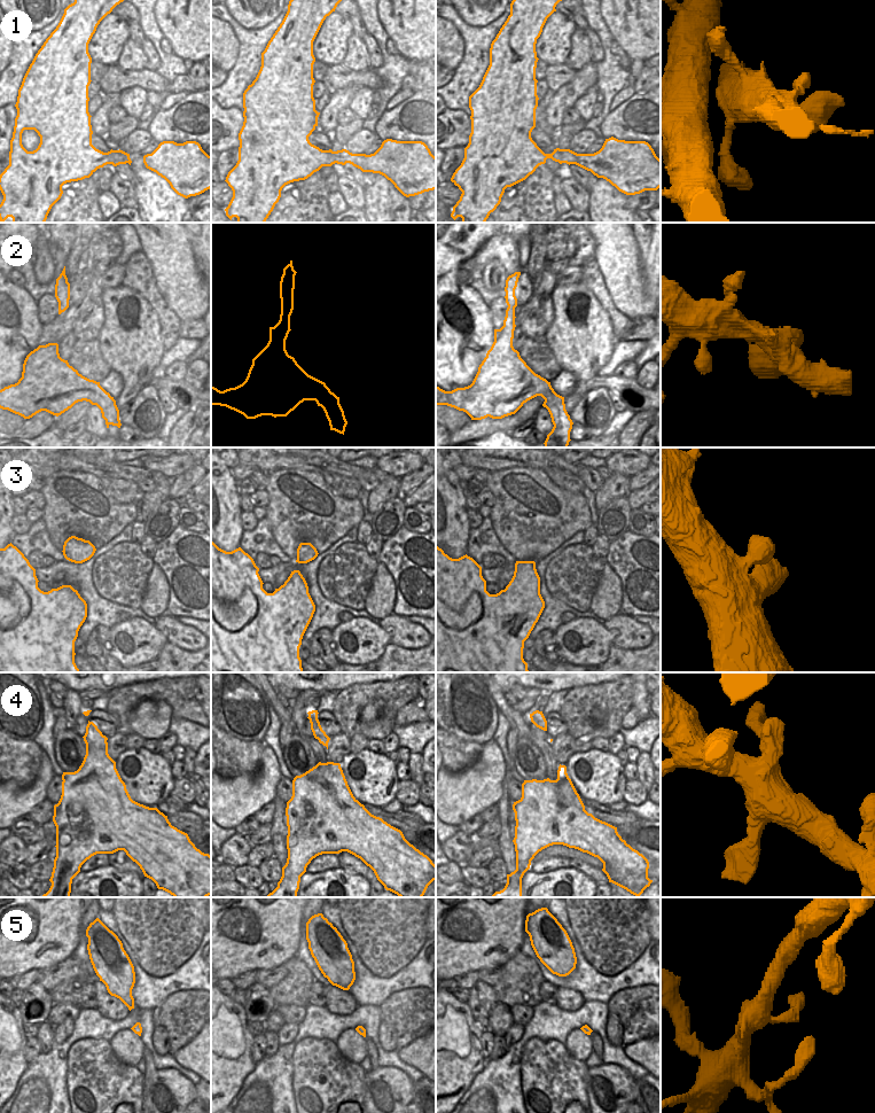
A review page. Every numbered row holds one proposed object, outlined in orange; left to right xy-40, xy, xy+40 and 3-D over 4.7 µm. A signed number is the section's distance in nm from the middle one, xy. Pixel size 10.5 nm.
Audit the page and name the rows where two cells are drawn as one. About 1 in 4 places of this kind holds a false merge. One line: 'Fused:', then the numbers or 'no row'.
Fused: no row

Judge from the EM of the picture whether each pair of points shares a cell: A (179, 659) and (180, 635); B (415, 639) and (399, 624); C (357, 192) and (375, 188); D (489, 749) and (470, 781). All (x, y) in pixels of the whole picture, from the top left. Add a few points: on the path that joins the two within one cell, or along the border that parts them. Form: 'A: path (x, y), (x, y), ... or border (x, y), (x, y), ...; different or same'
A: border (168, 641), (185, 650), (198, 651); different
B: path (412, 636), (403, 628); same
C: border (365, 188), (365, 204), (362, 208); different
D: path (489, 759), (489, 767), (479, 776); same

